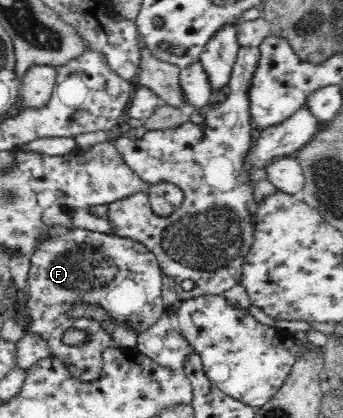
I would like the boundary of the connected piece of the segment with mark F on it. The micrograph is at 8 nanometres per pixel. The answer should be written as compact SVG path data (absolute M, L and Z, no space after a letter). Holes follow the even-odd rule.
M68 228L59 236L38 243L31 254L30 261L31 268L27 277L29 298L24 303L24 313L27 316L26 332L36 333L44 338L44 341L48 342L52 356L58 357L68 371L82 381L96 380L103 367L102 351L106 347L120 346L104 331L104 327L100 327L98 321L86 318L72 319L72 316L69 316L69 310L76 303L100 305L106 309L108 316L113 318L113 322L126 324L129 328L136 330L136 334L154 326L166 310L160 296L164 276L158 259L146 246L131 238L122 238L111 233L94 232L82 228ZM71 328L88 332L89 340L80 346L62 343L64 332Z

